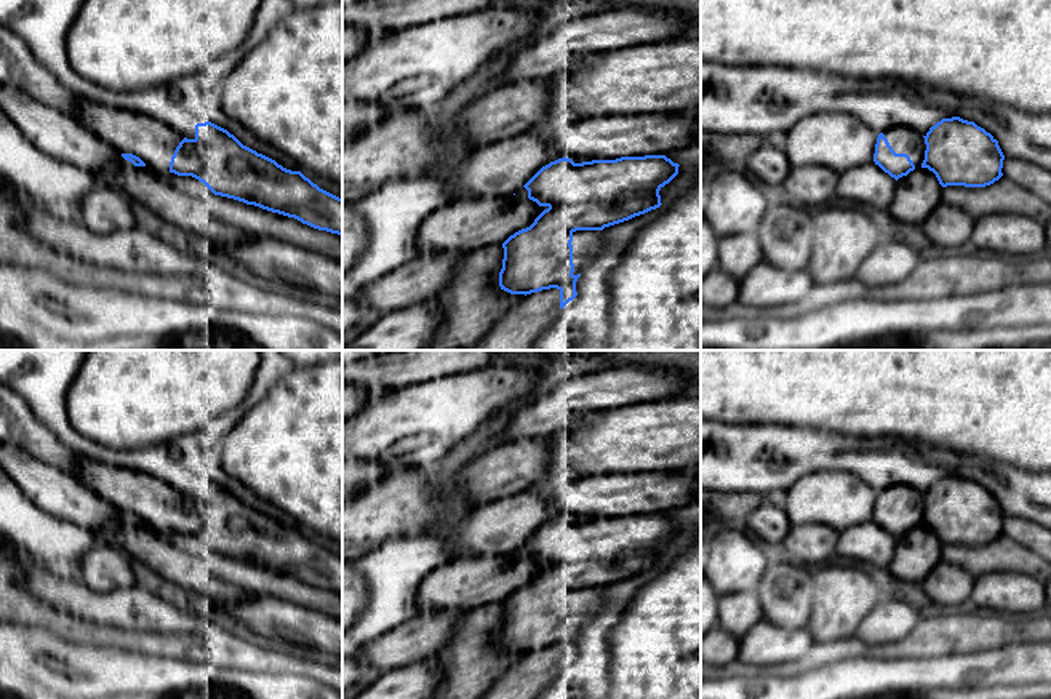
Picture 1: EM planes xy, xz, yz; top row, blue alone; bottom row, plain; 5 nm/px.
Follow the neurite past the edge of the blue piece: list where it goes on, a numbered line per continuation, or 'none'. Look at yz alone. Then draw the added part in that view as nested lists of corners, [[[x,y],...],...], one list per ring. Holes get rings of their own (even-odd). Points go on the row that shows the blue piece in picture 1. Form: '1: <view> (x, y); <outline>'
none

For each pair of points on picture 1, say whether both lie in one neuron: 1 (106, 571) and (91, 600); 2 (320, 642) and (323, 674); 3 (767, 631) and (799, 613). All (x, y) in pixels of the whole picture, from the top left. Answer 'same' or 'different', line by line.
1: different
2: different
3: different

